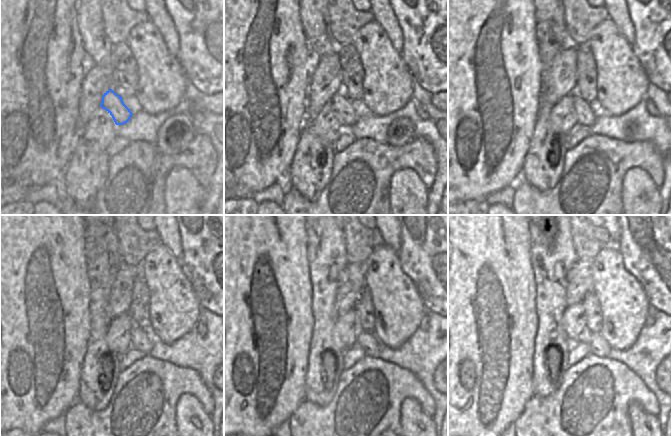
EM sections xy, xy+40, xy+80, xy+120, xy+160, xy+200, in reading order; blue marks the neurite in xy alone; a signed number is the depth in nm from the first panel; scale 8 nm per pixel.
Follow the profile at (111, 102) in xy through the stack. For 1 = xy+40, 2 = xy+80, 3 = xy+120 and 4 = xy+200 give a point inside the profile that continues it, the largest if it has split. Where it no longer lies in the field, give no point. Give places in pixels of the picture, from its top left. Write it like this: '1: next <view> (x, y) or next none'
1: next xy+40 (342, 105)
2: next xy+80 (587, 113)
3: next xy+120 (142, 340)
4: next xy+200 (599, 347)

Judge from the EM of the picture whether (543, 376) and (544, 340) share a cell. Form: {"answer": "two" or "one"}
{"answer": "one"}

